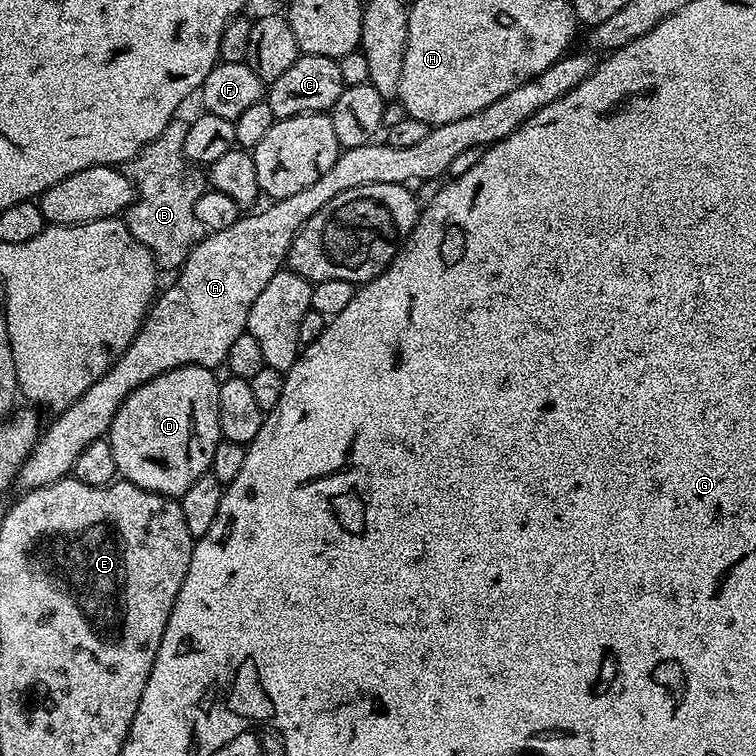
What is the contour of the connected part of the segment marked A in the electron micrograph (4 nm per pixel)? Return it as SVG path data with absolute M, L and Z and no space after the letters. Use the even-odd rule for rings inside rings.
M583 51L561 56L549 68L542 70L535 80L527 80L518 86L518 90L510 90L510 94L498 98L498 102L490 102L490 106L466 118L458 118L458 122L435 125L426 138L422 138L422 142L415 146L395 148L387 142L373 142L345 148L334 166L330 166L330 170L326 170L318 182L306 186L306 190L298 190L298 194L285 200L272 200L269 208L261 212L241 215L234 226L226 226L226 230L207 233L203 240L193 246L186 262L175 273L176 281L153 299L144 323L140 325L138 334L124 355L112 363L108 372L102 374L102 378L98 378L98 382L94 382L94 386L90 386L90 390L86 390L78 402L59 413L49 428L47 425L32 448L31 455L20 468L19 487L22 486L24 490L41 488L65 479L78 462L78 454L82 454L90 442L107 437L121 402L138 386L158 378L171 368L181 368L187 364L219 369L219 364L221 367L228 359L230 346L248 327L254 298L258 298L266 282L270 282L270 278L274 278L274 274L285 267L288 247L294 242L298 230L310 217L318 214L318 210L322 210L330 198L338 198L338 194L358 186L408 186L413 183L411 180L436 180L440 175L443 177L457 154L471 148L483 150L489 144L497 144L502 138L514 134L514 130L518 130L518 126L522 126L522 122L526 122L535 112L542 110L542 106L550 106L550 102L558 102L558 98L574 90L574 86L586 79L598 63L595 51Z

